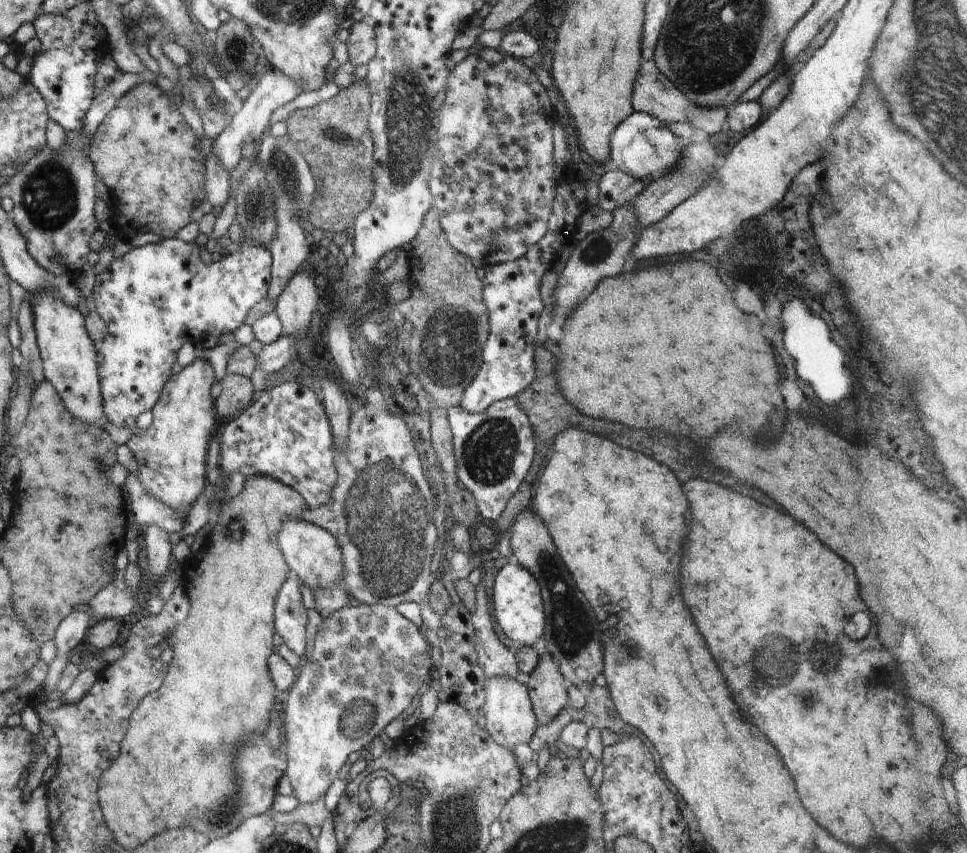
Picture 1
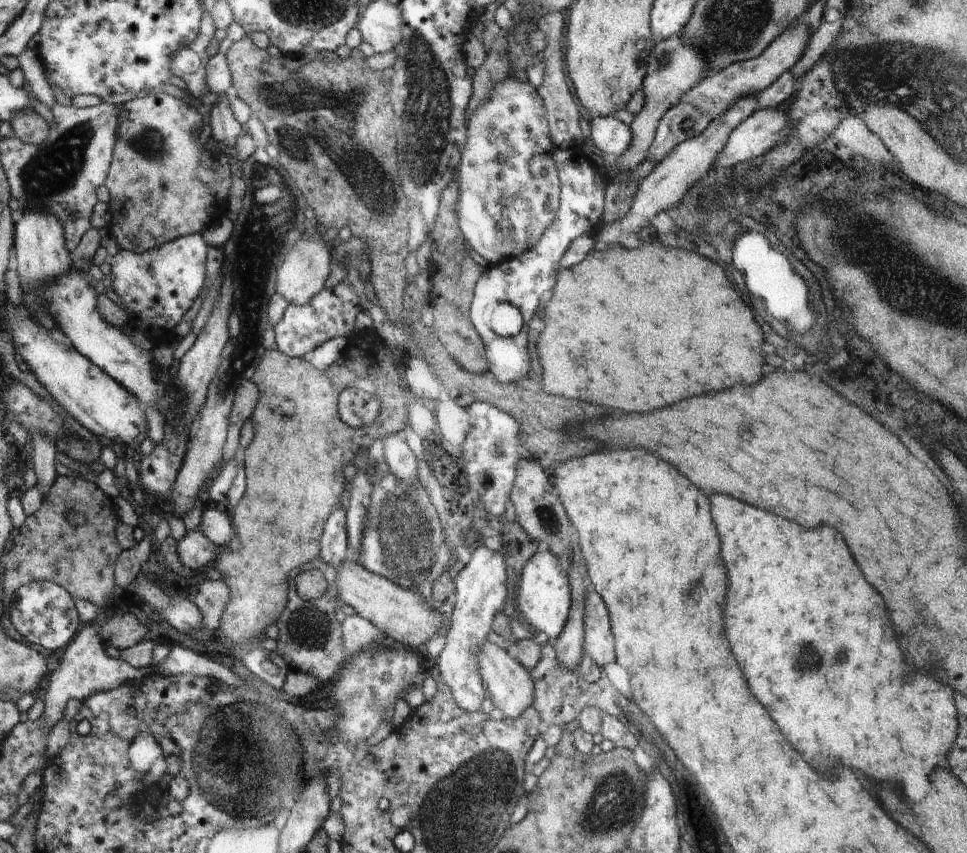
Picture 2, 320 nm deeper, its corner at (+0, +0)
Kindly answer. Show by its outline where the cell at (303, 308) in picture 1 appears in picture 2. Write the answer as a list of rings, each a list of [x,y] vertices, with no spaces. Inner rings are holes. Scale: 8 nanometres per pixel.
[[[312,228],[313,233],[302,232],[299,239],[288,249],[283,263],[277,269],[277,281],[275,290],[289,301],[290,305],[302,306],[306,304],[320,288],[324,288],[324,282],[330,274],[330,254],[326,244],[322,242],[322,234]]]

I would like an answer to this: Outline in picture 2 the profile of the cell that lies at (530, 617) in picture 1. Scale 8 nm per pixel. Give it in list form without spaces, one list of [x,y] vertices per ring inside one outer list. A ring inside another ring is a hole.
[[[541,548],[527,561],[522,573],[518,575],[517,609],[528,624],[546,638],[555,639],[565,630],[569,612],[573,608],[573,584],[570,572],[566,572],[559,558],[548,550]]]

